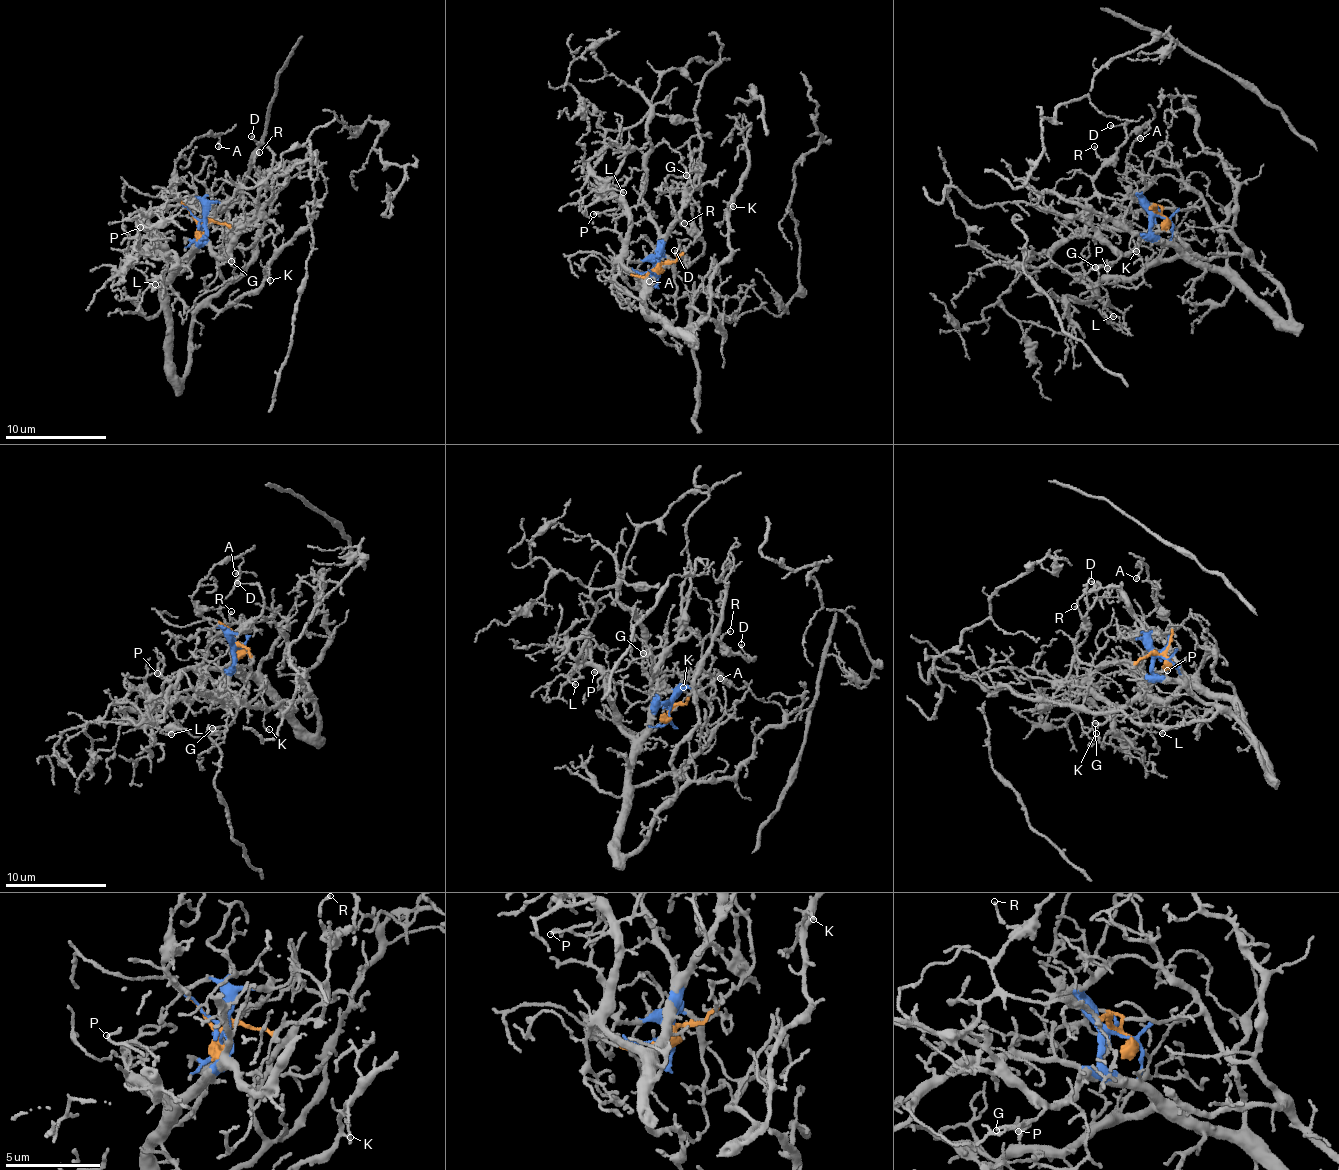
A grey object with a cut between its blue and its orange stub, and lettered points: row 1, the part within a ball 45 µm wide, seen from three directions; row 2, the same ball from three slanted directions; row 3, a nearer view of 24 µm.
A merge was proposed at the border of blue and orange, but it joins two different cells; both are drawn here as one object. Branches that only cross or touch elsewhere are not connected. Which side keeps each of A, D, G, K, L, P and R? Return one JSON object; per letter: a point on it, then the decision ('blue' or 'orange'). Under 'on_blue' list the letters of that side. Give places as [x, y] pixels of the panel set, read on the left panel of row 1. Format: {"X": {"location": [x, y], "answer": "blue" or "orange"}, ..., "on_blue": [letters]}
{"A": {"location": [218, 146], "answer": "orange"}, "D": {"location": [251, 136], "answer": "orange"}, "G": {"location": [231, 261], "answer": "blue"}, "K": {"location": [270, 280], "answer": "blue"}, "L": {"location": [155, 284], "answer": "blue"}, "P": {"location": [140, 227], "answer": "blue"}, "R": {"location": [259, 152], "answer": "orange"}, "on_blue": ["G", "K", "L", "P"]}

